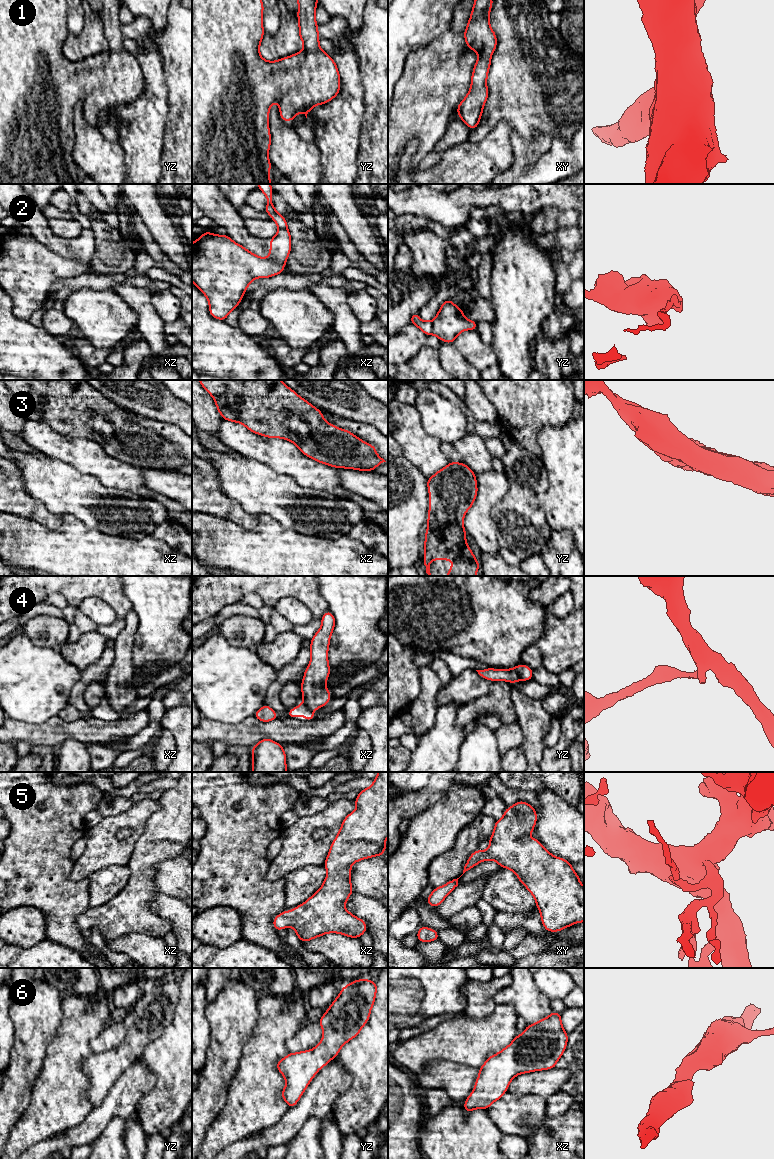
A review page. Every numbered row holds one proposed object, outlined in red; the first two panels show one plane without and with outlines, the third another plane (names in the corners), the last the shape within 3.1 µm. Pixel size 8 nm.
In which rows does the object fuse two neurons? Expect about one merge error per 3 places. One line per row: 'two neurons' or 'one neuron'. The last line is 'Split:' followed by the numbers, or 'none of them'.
1: one neuron
2: two neurons
3: one neuron
4: two neurons
5: one neuron
6: one neuron
Split: 2, 4

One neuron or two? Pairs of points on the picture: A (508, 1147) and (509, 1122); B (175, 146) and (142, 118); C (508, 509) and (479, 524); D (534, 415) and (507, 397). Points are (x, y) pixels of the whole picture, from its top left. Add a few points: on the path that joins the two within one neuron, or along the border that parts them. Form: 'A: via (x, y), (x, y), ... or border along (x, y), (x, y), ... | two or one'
A: border along (504, 1135), (521, 1135), (525, 1138) | two
B: border along (168, 114), (165, 123), (163, 149) | two
C: border along (504, 497), (491, 509), (497, 540) | two
D: via (527, 408), (514, 397) | one

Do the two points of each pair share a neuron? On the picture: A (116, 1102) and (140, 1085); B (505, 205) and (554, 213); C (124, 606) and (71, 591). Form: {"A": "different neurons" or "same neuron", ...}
{"A": "same neuron", "B": "different neurons", "C": "same neuron"}

